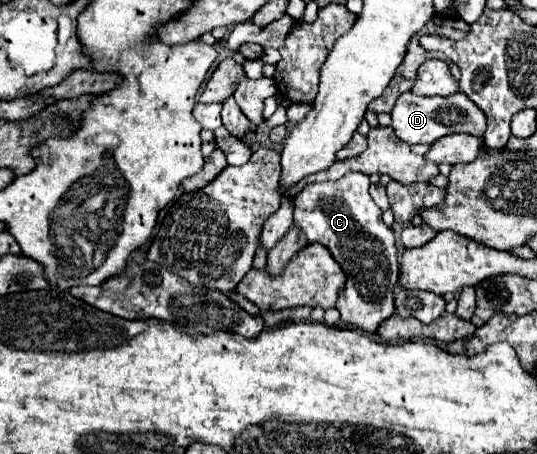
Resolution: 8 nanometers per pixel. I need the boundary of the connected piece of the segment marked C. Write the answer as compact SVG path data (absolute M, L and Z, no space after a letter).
M360 172L344 174L336 182L308 184L294 198L294 226L298 226L306 234L310 244L318 242L326 246L346 274L346 284L340 290L340 296L336 302L342 322L358 326L364 332L376 336L376 328L394 314L394 290L398 284L398 254L396 254L394 232L382 222L382 210L370 200L368 188L370 188L370 178Z

